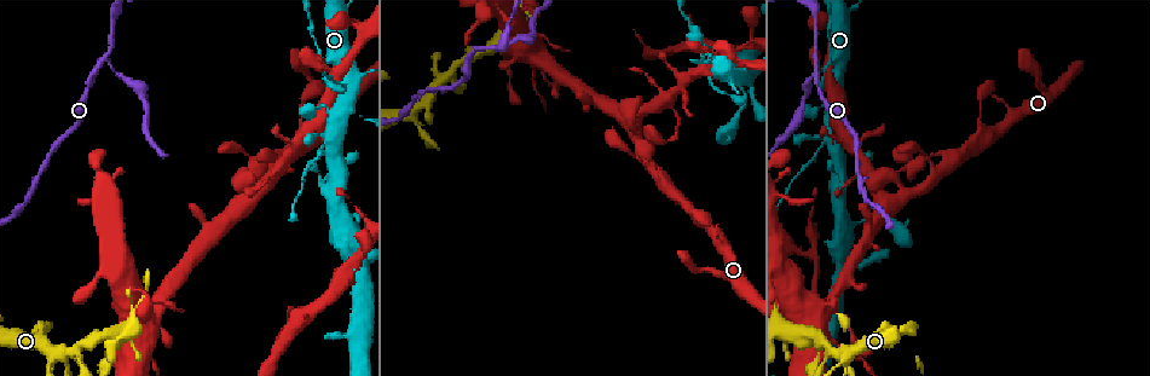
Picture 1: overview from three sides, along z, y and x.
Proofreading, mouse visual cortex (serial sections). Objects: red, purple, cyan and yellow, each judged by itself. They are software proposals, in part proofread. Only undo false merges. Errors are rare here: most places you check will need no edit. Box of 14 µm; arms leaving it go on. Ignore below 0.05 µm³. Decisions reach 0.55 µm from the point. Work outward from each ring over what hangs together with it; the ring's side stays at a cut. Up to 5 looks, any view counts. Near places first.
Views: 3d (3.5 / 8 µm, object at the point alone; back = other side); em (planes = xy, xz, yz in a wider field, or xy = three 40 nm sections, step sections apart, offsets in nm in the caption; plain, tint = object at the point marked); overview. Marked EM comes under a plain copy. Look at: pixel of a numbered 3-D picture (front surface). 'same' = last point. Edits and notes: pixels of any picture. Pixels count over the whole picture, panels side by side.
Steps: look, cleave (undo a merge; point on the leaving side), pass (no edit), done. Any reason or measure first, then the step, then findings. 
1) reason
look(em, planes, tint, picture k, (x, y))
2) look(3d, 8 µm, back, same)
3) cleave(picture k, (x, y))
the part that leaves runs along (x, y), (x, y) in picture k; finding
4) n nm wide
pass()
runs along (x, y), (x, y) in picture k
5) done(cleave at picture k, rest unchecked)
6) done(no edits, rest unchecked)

a narrow waist
look(3d, 3.5 µm, back, picture 1, (638, 132))

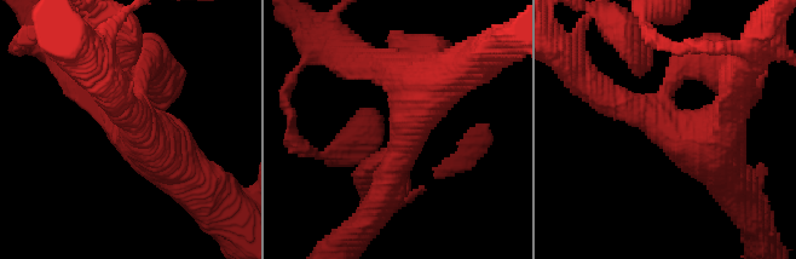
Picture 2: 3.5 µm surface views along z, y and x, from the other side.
need the tissue
look(em, xy, step 5, tint, picture 2, (414, 120))

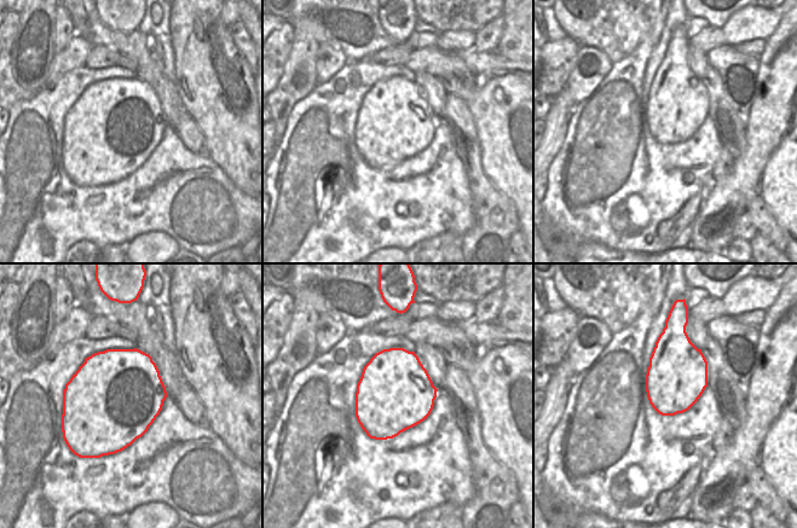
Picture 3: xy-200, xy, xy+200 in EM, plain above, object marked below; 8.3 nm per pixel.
pass()
runs along (639, 108), (701, 142), (738, 194) in picture 2; continuous, no second cell

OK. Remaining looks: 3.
three-way junction
look(3d, 3.5 µm, picture 1, (106, 58))

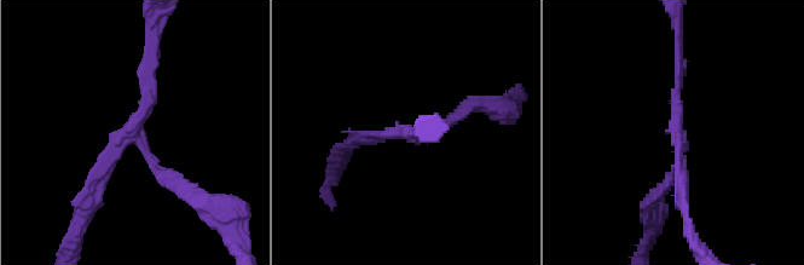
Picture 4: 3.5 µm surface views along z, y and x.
3 arms; arms of 100, 150, 150 nm; now the EM
look(em, xy, step 5, tint, picture 4, (397, 133))

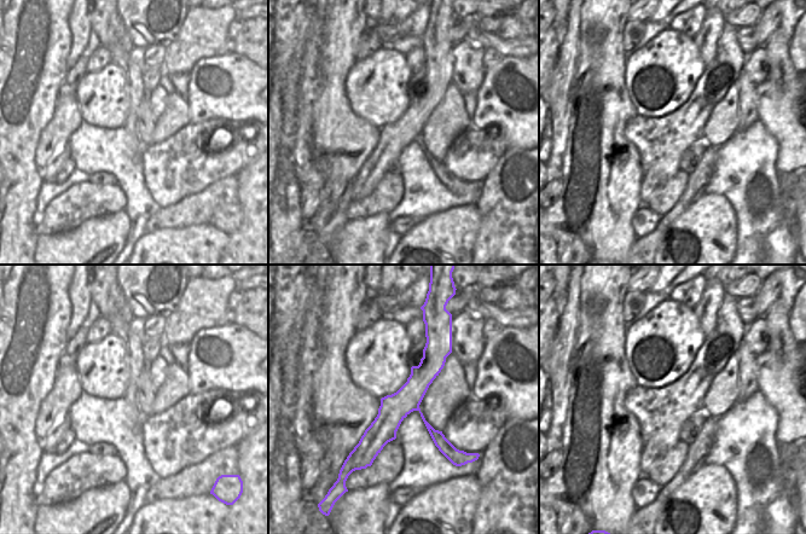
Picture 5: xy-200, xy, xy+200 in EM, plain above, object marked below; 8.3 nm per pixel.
cleave(picture 4, (669, 179))
the part that leaves runs along (140, 145), (162, 174), (225, 219) in picture 4; a second cell is stuck on

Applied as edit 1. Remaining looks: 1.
done(cleave at picture 4, rest unchecked)

